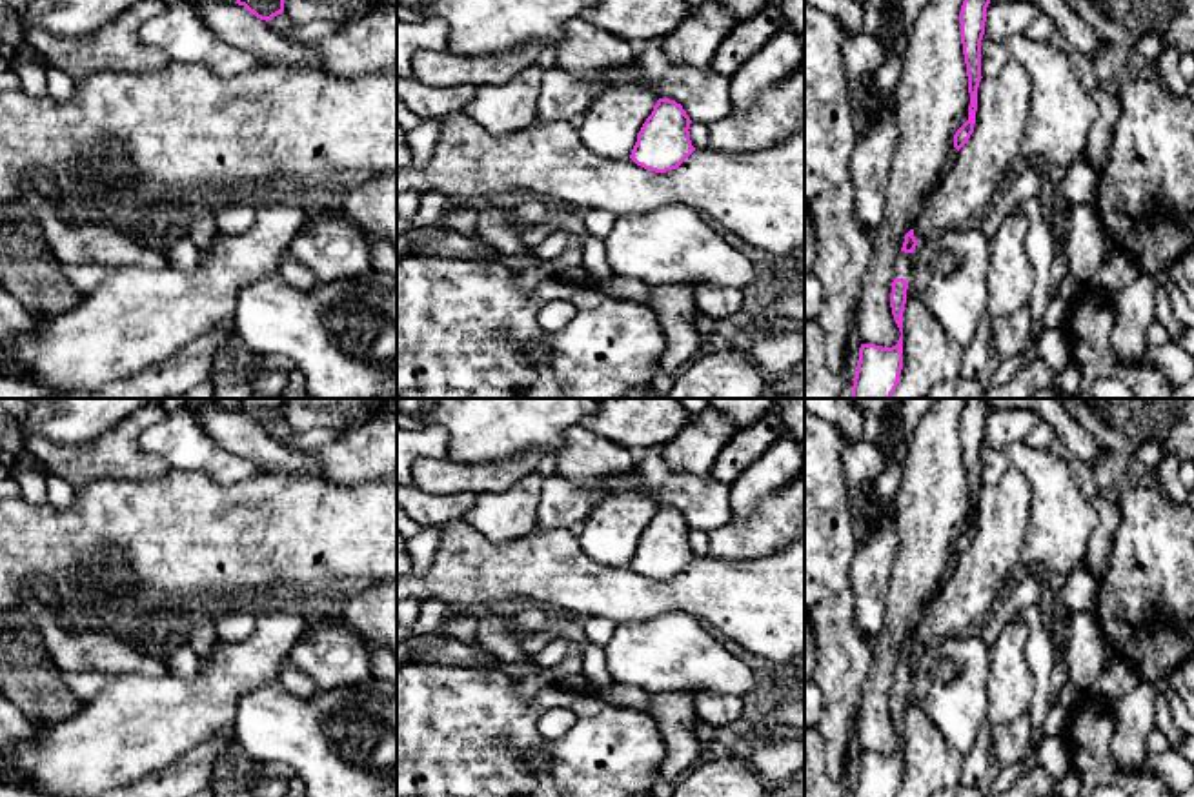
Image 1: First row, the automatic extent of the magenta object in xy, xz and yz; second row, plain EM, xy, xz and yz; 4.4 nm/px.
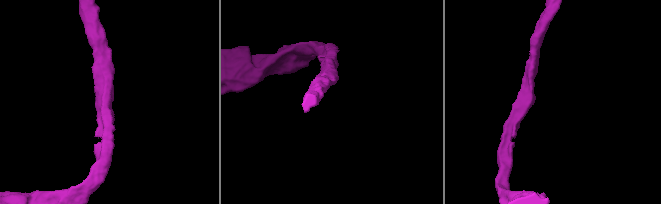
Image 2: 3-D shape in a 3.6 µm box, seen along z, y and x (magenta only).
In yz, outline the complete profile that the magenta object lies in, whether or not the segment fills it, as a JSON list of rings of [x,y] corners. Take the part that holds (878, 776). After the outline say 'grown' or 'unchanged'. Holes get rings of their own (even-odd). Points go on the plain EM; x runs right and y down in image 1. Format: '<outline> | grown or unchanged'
[[[914,637],[905,642],[899,664],[896,666],[896,684],[892,690],[890,715],[894,728],[901,739],[896,753],[883,755],[875,752],[861,752],[859,770],[852,797],[896,797],[903,777],[903,719],[906,711],[906,697],[912,693],[912,661],[917,653]]] | grown

